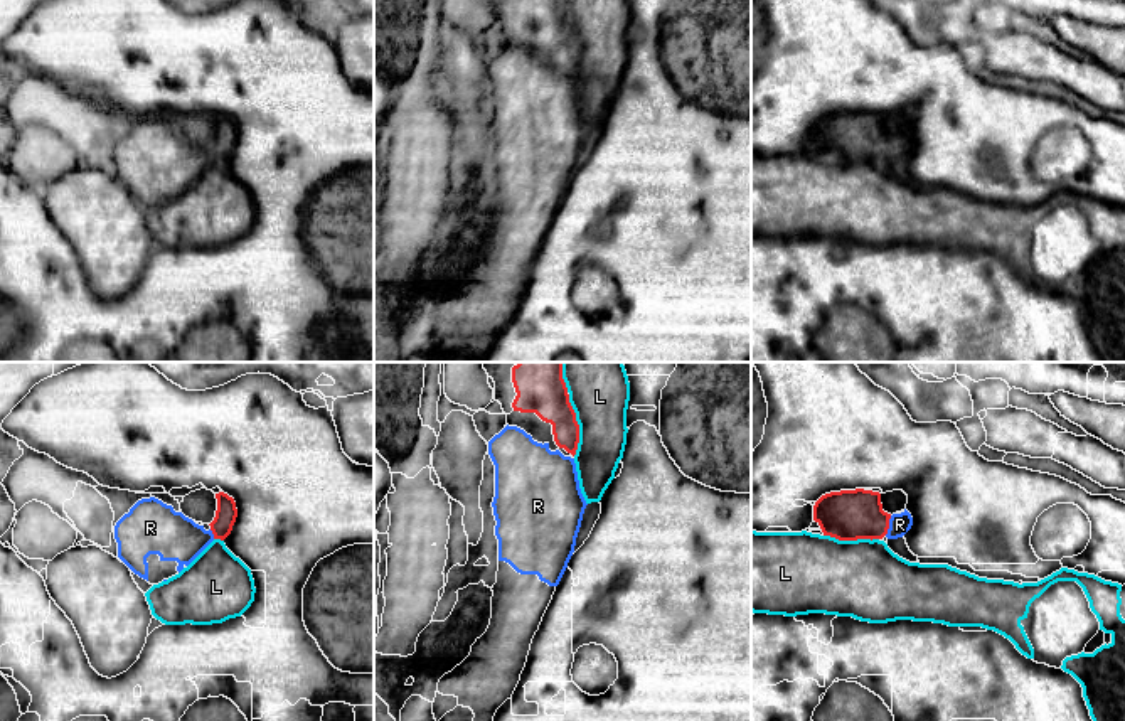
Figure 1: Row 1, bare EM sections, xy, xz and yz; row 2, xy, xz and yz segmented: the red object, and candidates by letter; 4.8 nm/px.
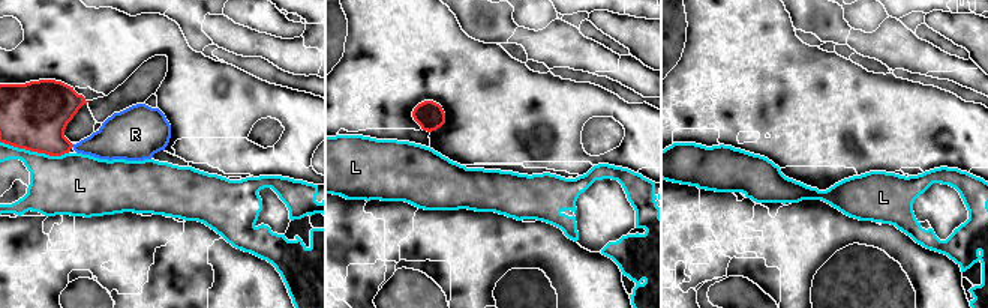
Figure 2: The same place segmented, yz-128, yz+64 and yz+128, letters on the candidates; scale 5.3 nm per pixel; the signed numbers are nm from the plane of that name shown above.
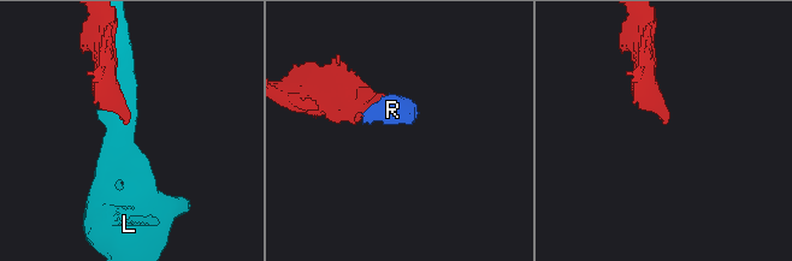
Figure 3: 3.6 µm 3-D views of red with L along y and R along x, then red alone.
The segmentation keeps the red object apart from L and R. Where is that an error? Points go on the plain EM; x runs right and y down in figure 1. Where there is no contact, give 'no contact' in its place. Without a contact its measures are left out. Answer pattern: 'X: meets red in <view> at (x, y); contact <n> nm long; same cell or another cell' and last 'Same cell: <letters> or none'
L: meets red in xz at (578, 48); contact 300 nm long; another cell
R: meets red in yz at (888, 149); contact 100 nm long; same cell
Same cell: R

